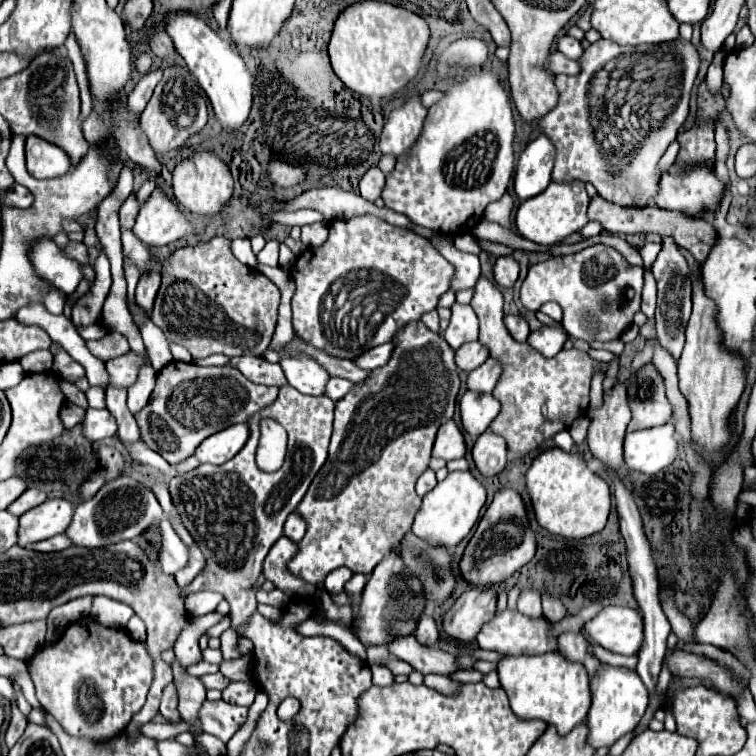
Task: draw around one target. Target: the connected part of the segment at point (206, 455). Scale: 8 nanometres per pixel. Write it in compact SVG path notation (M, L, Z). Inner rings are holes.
M235 424L235 426L229 426L227 430L221 430L219 434L213 434L211 438L205 438L197 446L193 456L199 462L225 464L245 446L247 438L249 438L247 424Z

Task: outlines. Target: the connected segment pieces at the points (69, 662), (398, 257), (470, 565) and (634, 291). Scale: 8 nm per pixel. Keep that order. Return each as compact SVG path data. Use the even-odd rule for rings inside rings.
M83 616L81 620L67 626L61 632L61 638L41 646L29 662L29 674L37 688L37 700L41 706L73 736L87 736L93 740L107 740L117 736L127 728L133 714L139 712L145 704L149 686L153 682L153 658L147 652L145 642L133 640L121 628L107 628Z
M367 214L367 216L357 216L357 218L351 218L351 220L337 220L337 222L329 224L329 238L327 238L327 242L321 244L321 246L317 246L317 248L313 248L313 250L311 250L311 258L309 258L309 250L305 250L305 252L297 258L297 264L293 266L293 280L295 280L295 284L297 284L297 292L295 292L293 302L291 302L291 306L293 306L293 330L295 330L295 334L297 334L299 338L303 338L305 342L309 342L309 344L313 344L313 346L317 346L317 348L329 352L331 356L351 360L351 358L363 354L363 352L369 350L369 348L375 348L375 346L385 344L385 342L391 342L393 334L395 334L399 328L403 328L407 322L419 320L421 314L425 314L425 312L429 312L429 310L435 310L435 308L437 308L437 302L439 302L439 298L441 298L441 294L445 294L445 292L449 290L449 286L451 286L451 274L455 274L455 270L451 270L451 262L447 262L447 260L431 246L431 242L429 242L427 238L419 236L419 234L413 234L413 232L409 232L409 230L391 226L391 224L387 224L385 220L381 220L381 218L377 218L377 216L371 216L371 214ZM339 282L345 282L345 290L339 288Z
M503 488L495 494L493 502L485 510L473 538L469 540L463 558L459 562L459 572L469 584L499 584L511 578L521 566L525 566L535 556L535 534L529 528L525 504L519 492L511 488Z
M595 244L581 252L549 258L545 262L539 262L529 268L527 278L521 284L521 302L527 310L539 310L545 302L553 300L563 308L565 314L565 330L575 336L583 338L587 342L591 340L615 340L623 334L623 330L633 322L635 312L639 312L641 304L641 290L643 290L643 268L631 266L623 254L619 254L615 248L607 244Z

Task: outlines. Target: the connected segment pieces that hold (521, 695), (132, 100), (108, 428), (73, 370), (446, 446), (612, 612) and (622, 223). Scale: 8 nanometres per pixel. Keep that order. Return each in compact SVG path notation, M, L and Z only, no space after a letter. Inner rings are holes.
M559 652L539 656L505 656L499 662L499 682L509 696L511 710L523 720L543 720L555 726L559 734L567 734L575 724L581 724L591 706L589 676L581 664L567 662Z
M161 69L149 71L137 82L137 86L129 92L127 102L129 102L129 106L131 106L131 110L133 110L135 114L141 114L141 112L143 112L143 108L147 106L151 94L153 94L153 88L157 86L157 82L159 82L162 77L163 72Z
M87 408L85 418L81 420L81 426L83 426L83 436L89 442L101 442L117 434L117 422L105 408L103 410Z
M63 348L59 350L59 354L53 360L53 372L69 382L77 382L79 378L85 376L85 368L79 362L75 362Z
M453 420L441 424L435 444L433 444L433 456L443 458L443 460L457 460L465 456L463 434Z
M607 606L583 624L583 632L611 652L635 656L643 644L643 616L635 608Z
M595 194L591 198L589 204L589 220L597 220L603 224L603 228L611 234L639 234L639 232L655 232L663 238L663 234L671 234L671 238L675 238L675 242L689 250L693 254L693 258L697 262L705 262L715 240L717 240L717 232L715 228L705 222L703 218L687 218L687 214L675 214L675 210L663 210L659 206L619 206L615 202L607 202L603 196Z

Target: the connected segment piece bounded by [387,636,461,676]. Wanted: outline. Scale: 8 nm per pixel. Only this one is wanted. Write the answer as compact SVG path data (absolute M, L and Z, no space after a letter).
M413 636L407 638L395 638L393 642L387 644L389 652L395 654L397 658L409 662L415 670L421 674L443 674L451 676L453 672L461 670L457 658L441 648L427 648L421 646Z

